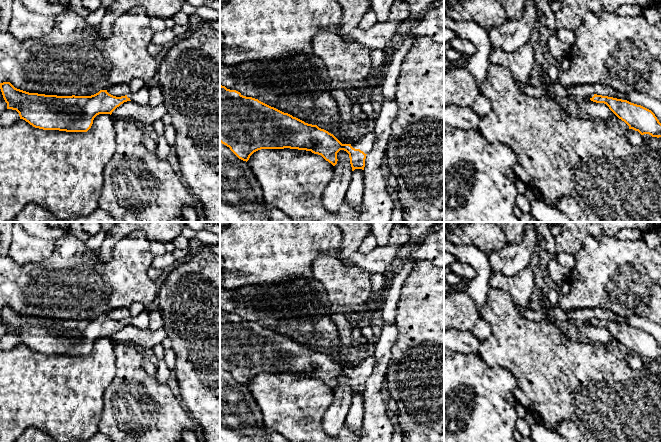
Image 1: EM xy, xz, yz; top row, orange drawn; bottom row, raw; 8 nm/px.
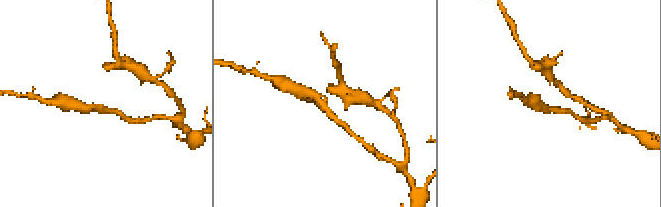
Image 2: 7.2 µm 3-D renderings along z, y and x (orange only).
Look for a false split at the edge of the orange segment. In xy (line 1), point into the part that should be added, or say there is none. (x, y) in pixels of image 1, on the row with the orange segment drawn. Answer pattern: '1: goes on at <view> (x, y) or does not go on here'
1: goes on at xy (141, 97)

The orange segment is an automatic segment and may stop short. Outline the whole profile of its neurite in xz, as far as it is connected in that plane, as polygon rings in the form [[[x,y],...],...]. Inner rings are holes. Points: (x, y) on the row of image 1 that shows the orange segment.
[[[220,85],[220,142],[241,160],[248,161],[250,156],[261,149],[298,149],[321,155],[333,166],[337,164],[337,153],[344,150],[349,154],[352,171],[364,170],[366,155],[375,142],[374,131],[366,134],[358,142],[342,144],[333,134],[317,125],[304,121],[271,107],[258,99],[243,96],[236,90]]]

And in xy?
[[[10,82],[0,83],[7,109],[16,110],[20,119],[35,128],[66,132],[87,132],[99,114],[112,114],[121,104],[133,101],[147,105],[149,87],[136,93],[116,97],[100,90],[91,96],[57,96],[29,93],[15,88]]]

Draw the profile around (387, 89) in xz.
[[[405,37],[402,46],[391,54],[391,58],[388,62],[388,66],[384,72],[384,77],[379,87],[379,96],[388,99],[396,99],[396,87],[398,77],[400,75],[401,65],[405,59],[405,56],[413,46],[416,38]]]

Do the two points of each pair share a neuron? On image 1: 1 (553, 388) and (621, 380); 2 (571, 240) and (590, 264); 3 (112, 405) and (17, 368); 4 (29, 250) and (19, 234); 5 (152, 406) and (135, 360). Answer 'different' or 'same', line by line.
1: same
2: different
3: different
4: same
5: same

